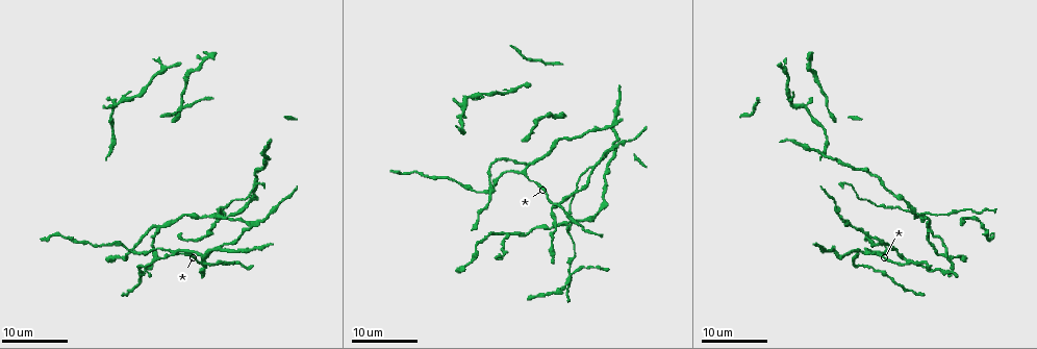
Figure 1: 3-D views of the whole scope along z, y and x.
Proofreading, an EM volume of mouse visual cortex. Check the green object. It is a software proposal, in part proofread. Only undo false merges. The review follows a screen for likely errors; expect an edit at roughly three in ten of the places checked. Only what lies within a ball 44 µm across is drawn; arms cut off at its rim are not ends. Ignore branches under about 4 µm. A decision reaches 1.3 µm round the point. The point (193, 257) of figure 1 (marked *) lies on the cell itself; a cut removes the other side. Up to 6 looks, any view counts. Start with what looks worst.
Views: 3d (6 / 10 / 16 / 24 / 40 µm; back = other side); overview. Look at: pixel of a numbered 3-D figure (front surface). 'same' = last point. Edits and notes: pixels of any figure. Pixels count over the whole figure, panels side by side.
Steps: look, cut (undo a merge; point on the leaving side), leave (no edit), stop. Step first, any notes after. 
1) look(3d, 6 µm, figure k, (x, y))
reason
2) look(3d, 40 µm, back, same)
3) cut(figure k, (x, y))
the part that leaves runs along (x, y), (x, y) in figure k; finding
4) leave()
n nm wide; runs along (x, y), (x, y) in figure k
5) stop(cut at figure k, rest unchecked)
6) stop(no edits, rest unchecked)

look(3d, 24 µm, figure 1, (221, 215))
looks like a crossing

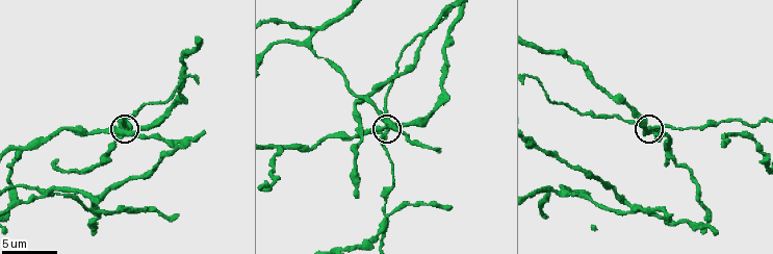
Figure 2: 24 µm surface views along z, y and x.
look(3d, 10 µm, figure 2, (125, 132))

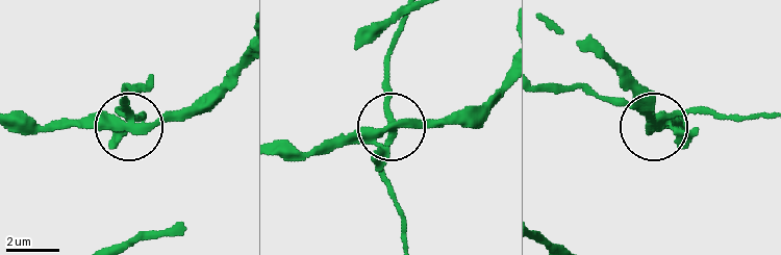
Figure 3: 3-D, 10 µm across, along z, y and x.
look(3d, 6 µm, figure 3, (128, 126))

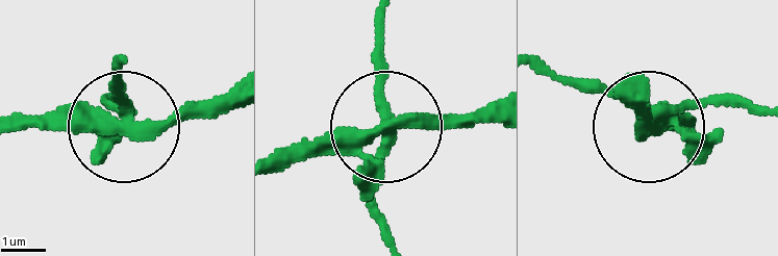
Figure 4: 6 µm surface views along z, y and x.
cut(figure 4, (108, 101))
5 arms; the part that leaves runs along (123, 117), (123, 72) in figure 4; two cells meet here

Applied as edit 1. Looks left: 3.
look(overview)

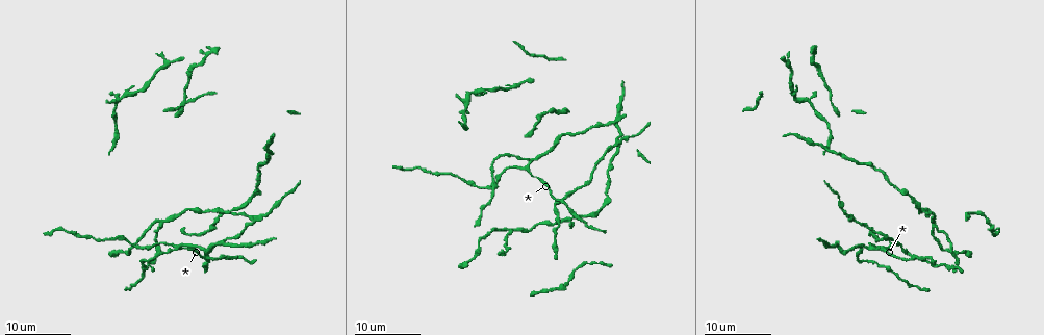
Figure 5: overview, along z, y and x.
look(3d, 16 µm, figure 5, (869, 248))
three arms meet

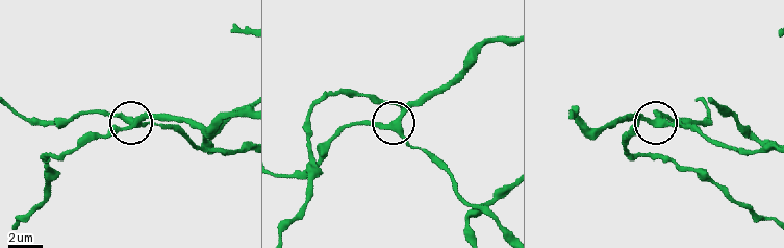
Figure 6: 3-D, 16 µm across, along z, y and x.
look(3d, 10 µm, figure 6, (393, 123))

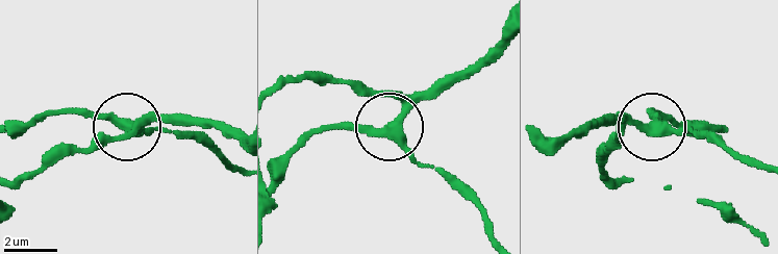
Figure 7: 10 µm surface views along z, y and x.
leave()
340 nm wide; all the same cell

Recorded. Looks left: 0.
stop(cut at figure 4, rest unchecked)

